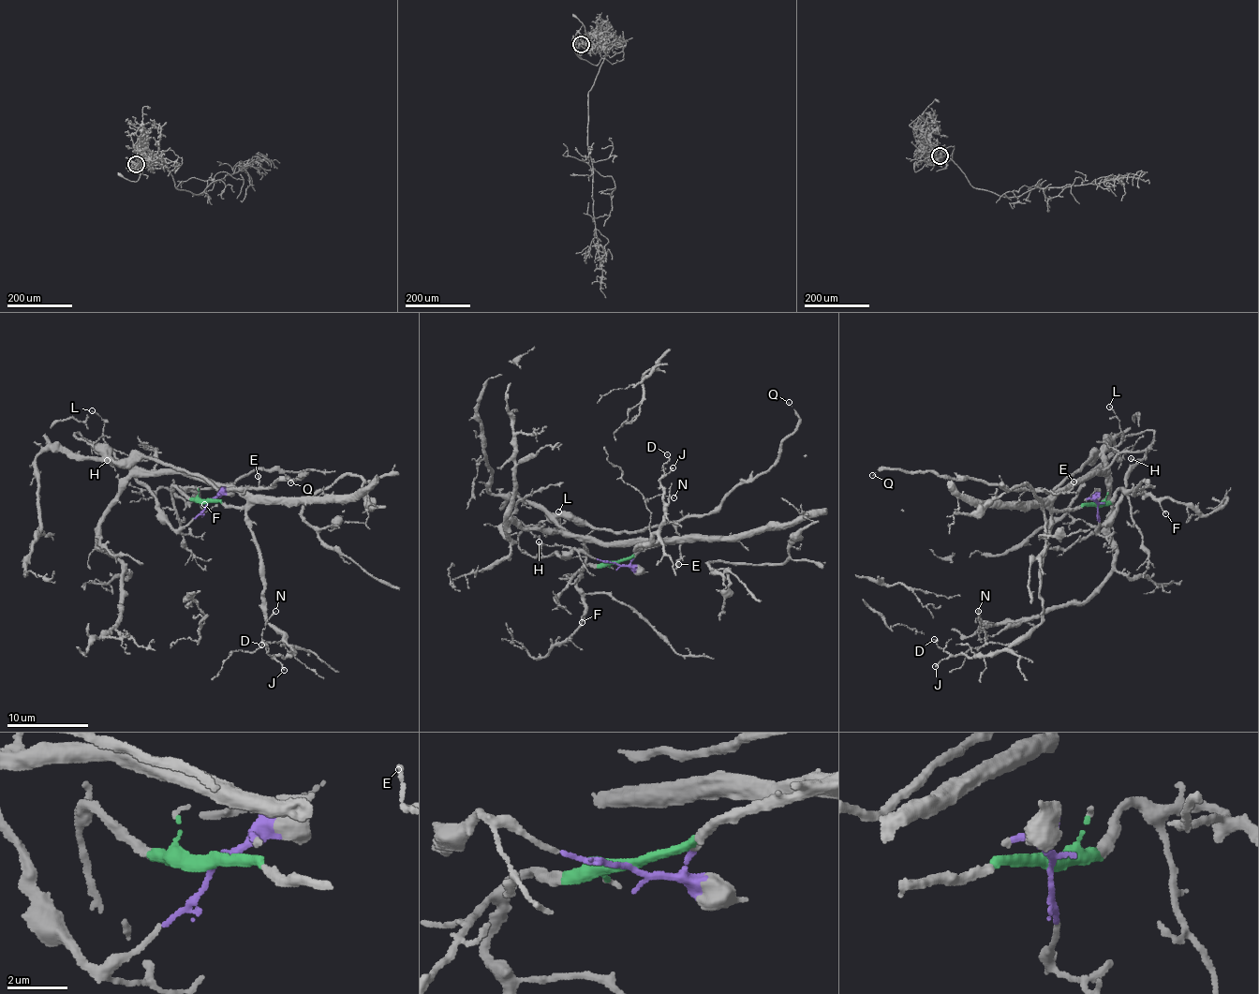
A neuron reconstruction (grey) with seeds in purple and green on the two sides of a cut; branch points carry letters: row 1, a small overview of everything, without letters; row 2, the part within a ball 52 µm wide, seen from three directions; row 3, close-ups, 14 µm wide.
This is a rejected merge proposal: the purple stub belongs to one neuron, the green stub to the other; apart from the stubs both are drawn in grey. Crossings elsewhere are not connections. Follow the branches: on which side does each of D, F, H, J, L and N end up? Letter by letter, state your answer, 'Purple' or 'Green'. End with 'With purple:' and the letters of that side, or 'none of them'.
D: Green
F: Green
H: Purple
J: Green
L: Purple
N: Green
With purple: H, L

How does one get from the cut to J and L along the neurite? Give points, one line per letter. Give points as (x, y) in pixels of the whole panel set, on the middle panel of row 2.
J: (615, 561), (632, 558), (660, 541), (635, 550), (651, 541), (662, 521), (660, 480), (673, 467)
L: (615, 561), (574, 550), (565, 557), (522, 553), (518, 538), (527, 526), (558, 527), (558, 512)

